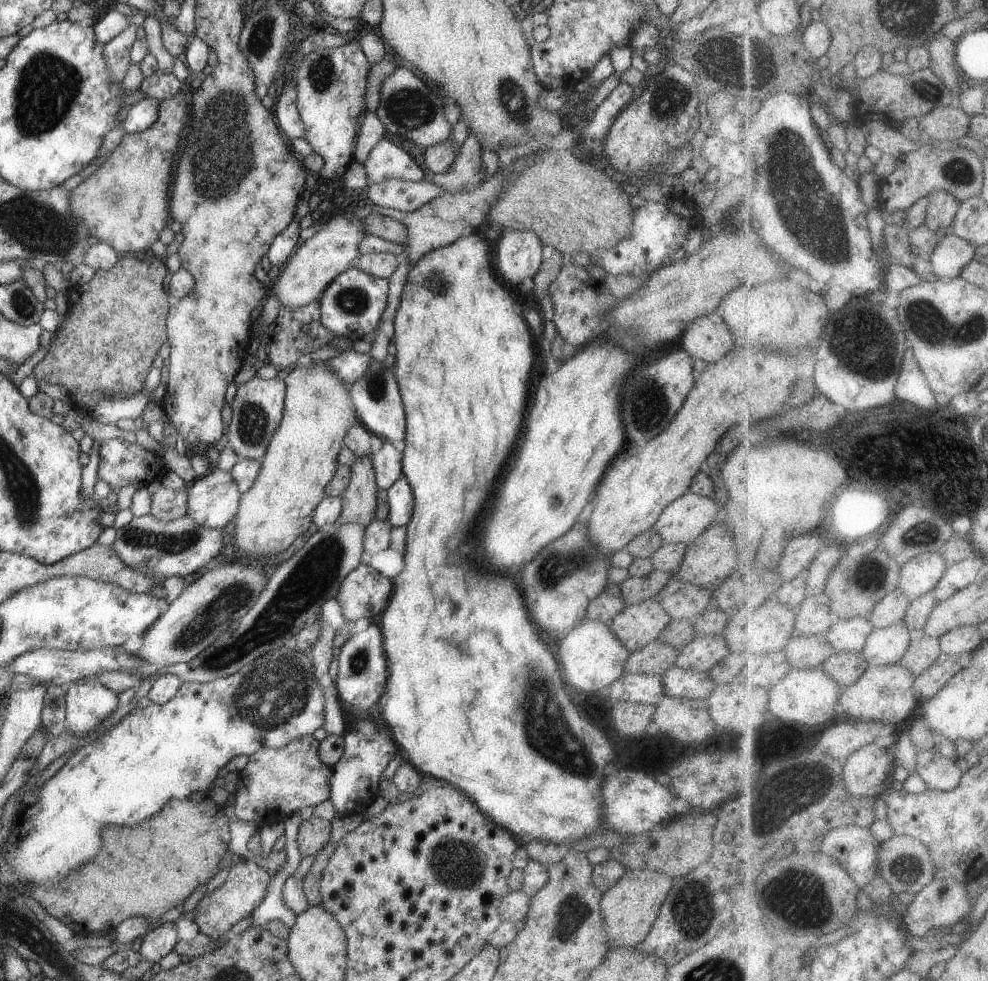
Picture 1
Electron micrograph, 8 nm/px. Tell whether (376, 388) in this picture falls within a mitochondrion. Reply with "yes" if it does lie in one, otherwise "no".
yes

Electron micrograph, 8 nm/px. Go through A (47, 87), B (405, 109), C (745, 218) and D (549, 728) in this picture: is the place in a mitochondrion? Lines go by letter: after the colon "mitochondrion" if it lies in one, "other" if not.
A: mitochondrion
B: mitochondrion
C: other
D: mitochondrion

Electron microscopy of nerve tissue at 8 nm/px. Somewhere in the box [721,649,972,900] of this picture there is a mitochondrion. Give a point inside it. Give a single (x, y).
(789, 786)

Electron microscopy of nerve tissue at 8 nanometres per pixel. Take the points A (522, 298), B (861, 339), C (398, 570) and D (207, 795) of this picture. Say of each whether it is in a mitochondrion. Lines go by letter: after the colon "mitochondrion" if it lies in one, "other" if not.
A: other
B: mitochondrion
C: other
D: other

